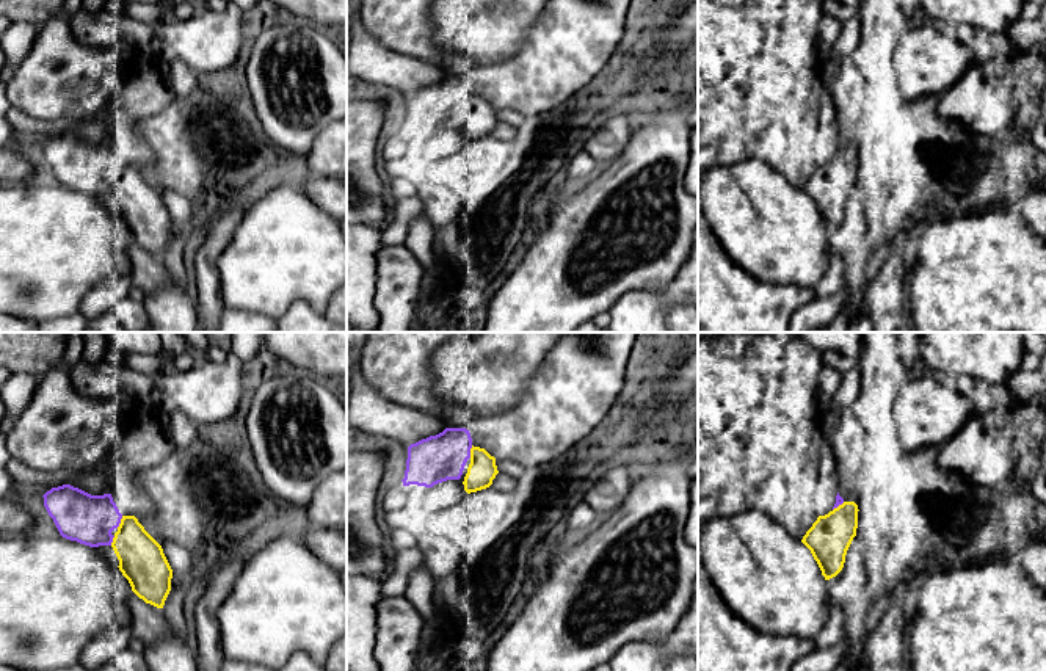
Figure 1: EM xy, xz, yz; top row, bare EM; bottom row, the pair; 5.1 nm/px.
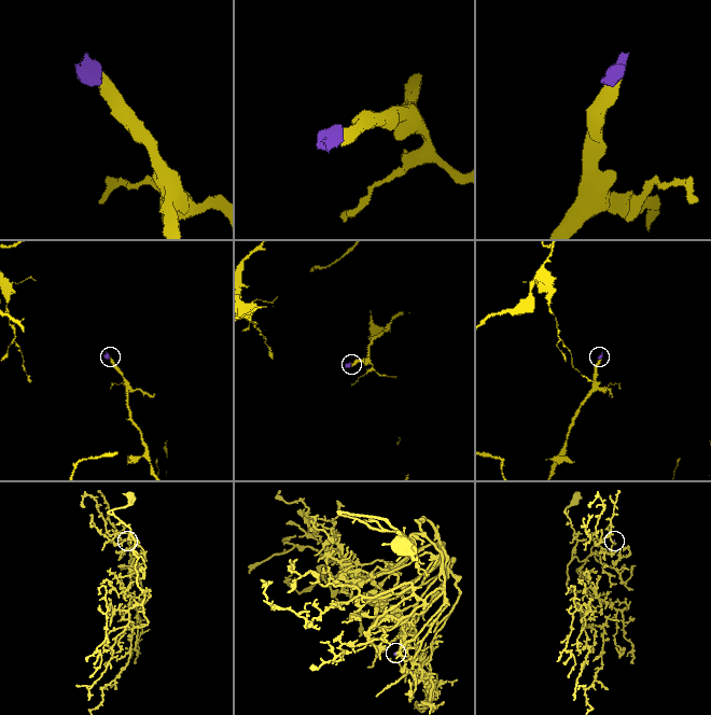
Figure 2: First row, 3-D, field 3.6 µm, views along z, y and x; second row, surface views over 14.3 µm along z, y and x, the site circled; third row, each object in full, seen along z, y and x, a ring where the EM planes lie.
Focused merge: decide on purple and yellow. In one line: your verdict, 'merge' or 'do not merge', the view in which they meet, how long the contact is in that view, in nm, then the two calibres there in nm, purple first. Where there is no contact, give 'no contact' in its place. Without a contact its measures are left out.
merge; contact in xy; length 70 nm; calibres 260 and 240 nm

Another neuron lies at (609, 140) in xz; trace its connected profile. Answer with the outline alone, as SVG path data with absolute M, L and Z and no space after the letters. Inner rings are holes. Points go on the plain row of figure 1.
M630 111L607 119L602 125L594 129L594 133L583 146L583 151L597 163L612 161L627 146L638 118L640 114Z

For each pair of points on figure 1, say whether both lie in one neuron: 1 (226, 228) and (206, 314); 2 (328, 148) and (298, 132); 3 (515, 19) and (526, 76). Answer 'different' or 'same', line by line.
1: same
2: different
3: different

